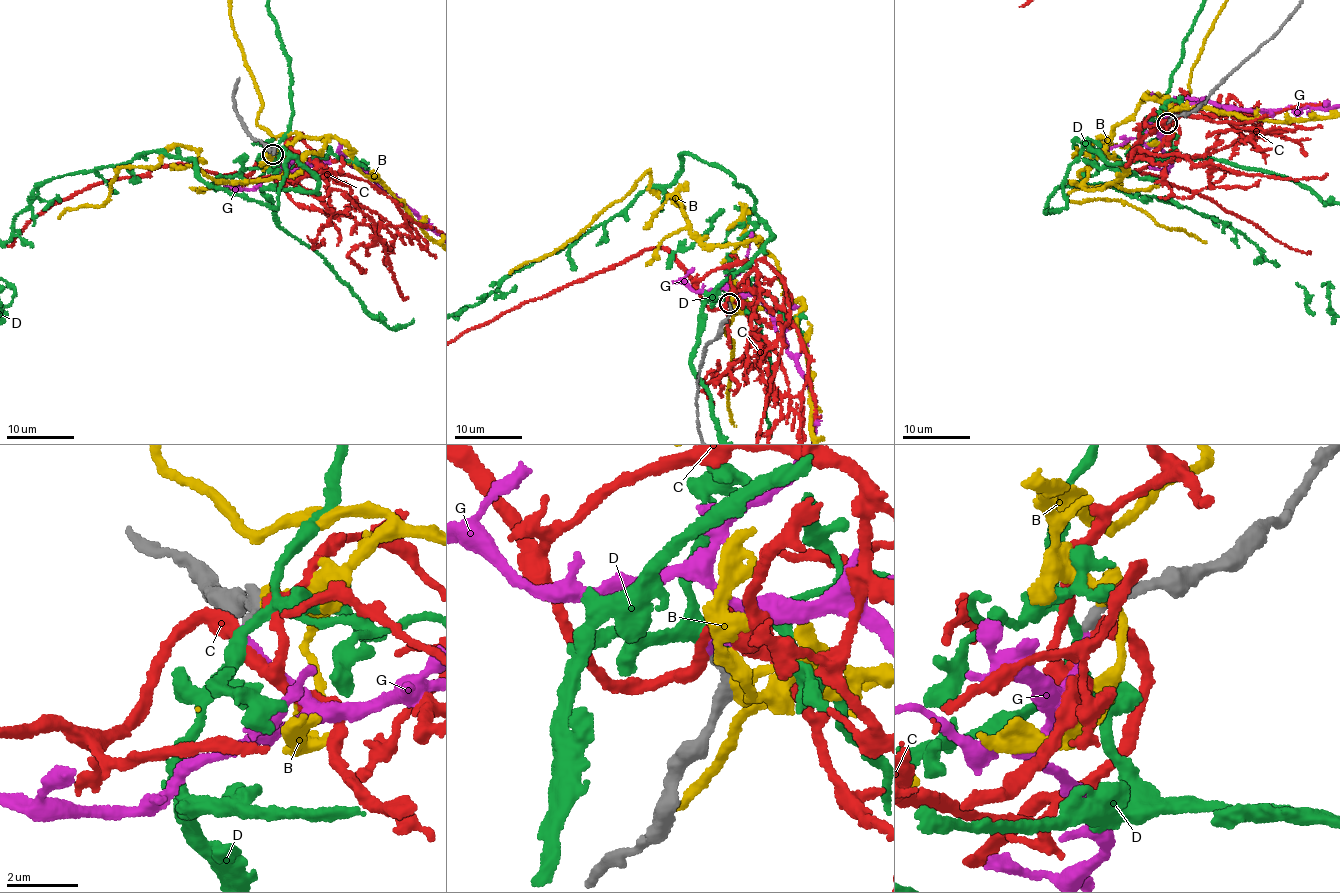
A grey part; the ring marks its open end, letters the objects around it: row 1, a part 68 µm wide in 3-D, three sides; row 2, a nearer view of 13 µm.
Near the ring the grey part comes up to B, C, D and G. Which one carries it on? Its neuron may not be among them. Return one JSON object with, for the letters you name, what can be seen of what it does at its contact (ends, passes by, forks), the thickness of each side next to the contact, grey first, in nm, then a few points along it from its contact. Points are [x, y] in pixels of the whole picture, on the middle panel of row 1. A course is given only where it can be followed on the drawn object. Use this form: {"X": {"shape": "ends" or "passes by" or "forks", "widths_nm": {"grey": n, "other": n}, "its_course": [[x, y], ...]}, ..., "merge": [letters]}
{"G": {"shape": "ends", "widths_nm": {"grey": 300, "other": 240}}, "merge": ["G"]}

